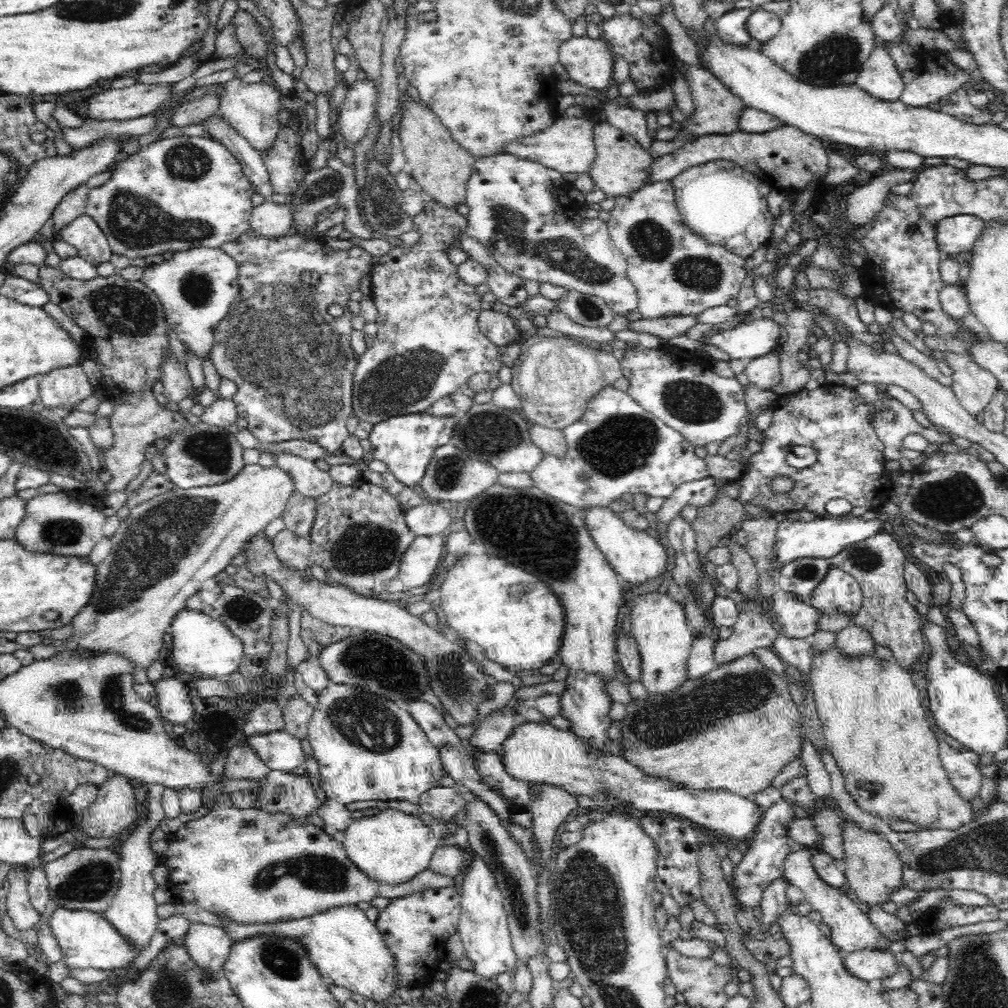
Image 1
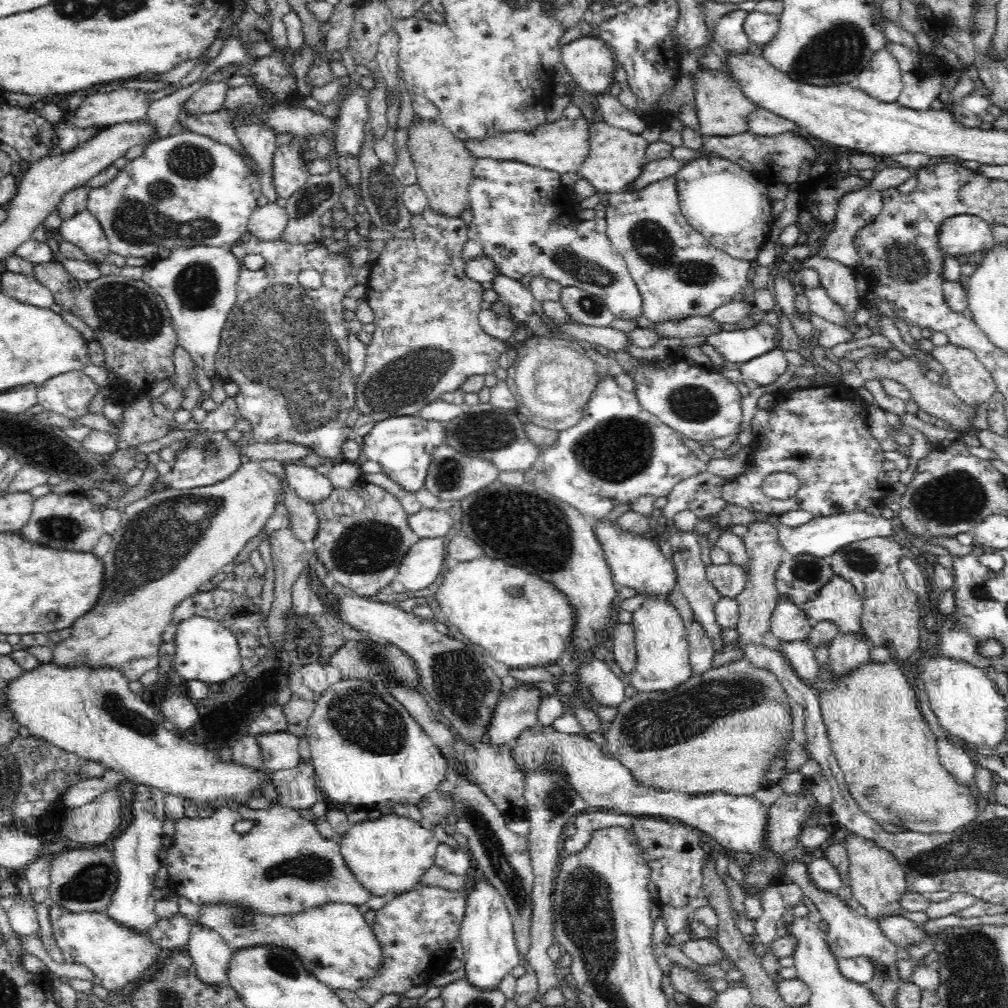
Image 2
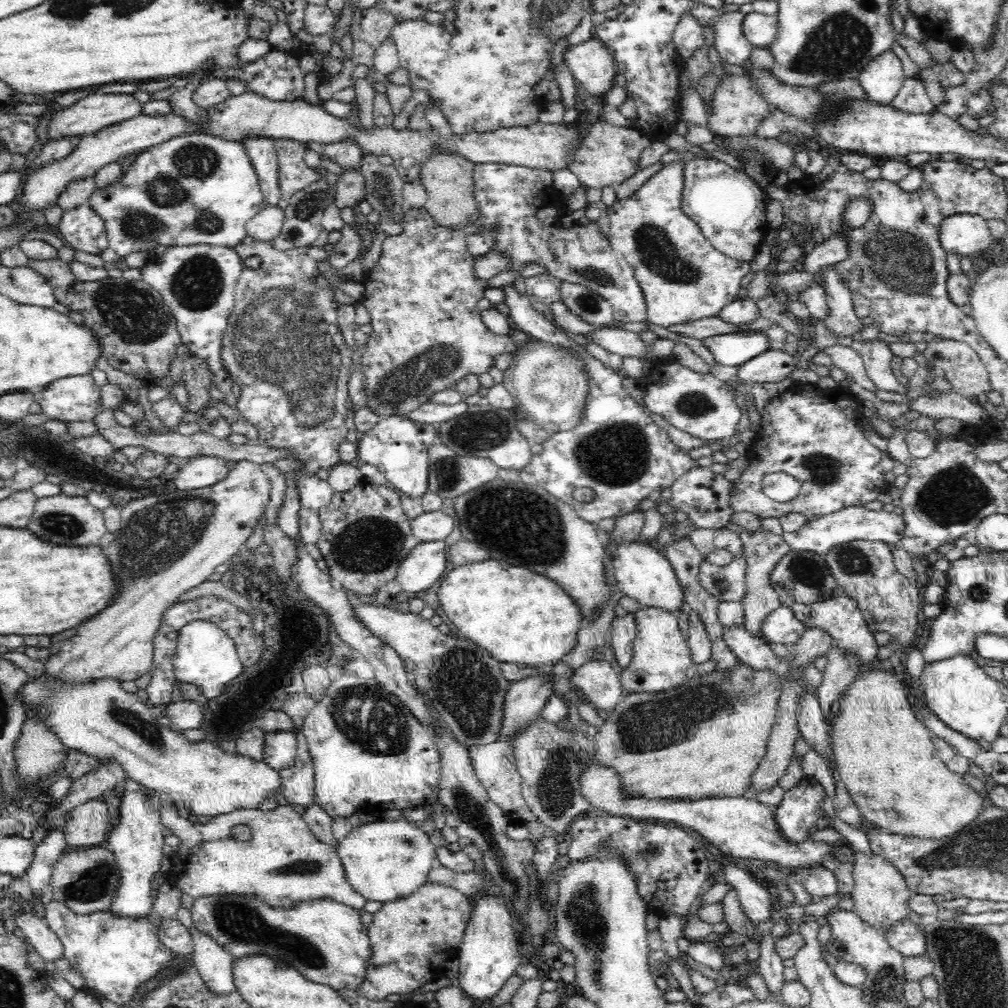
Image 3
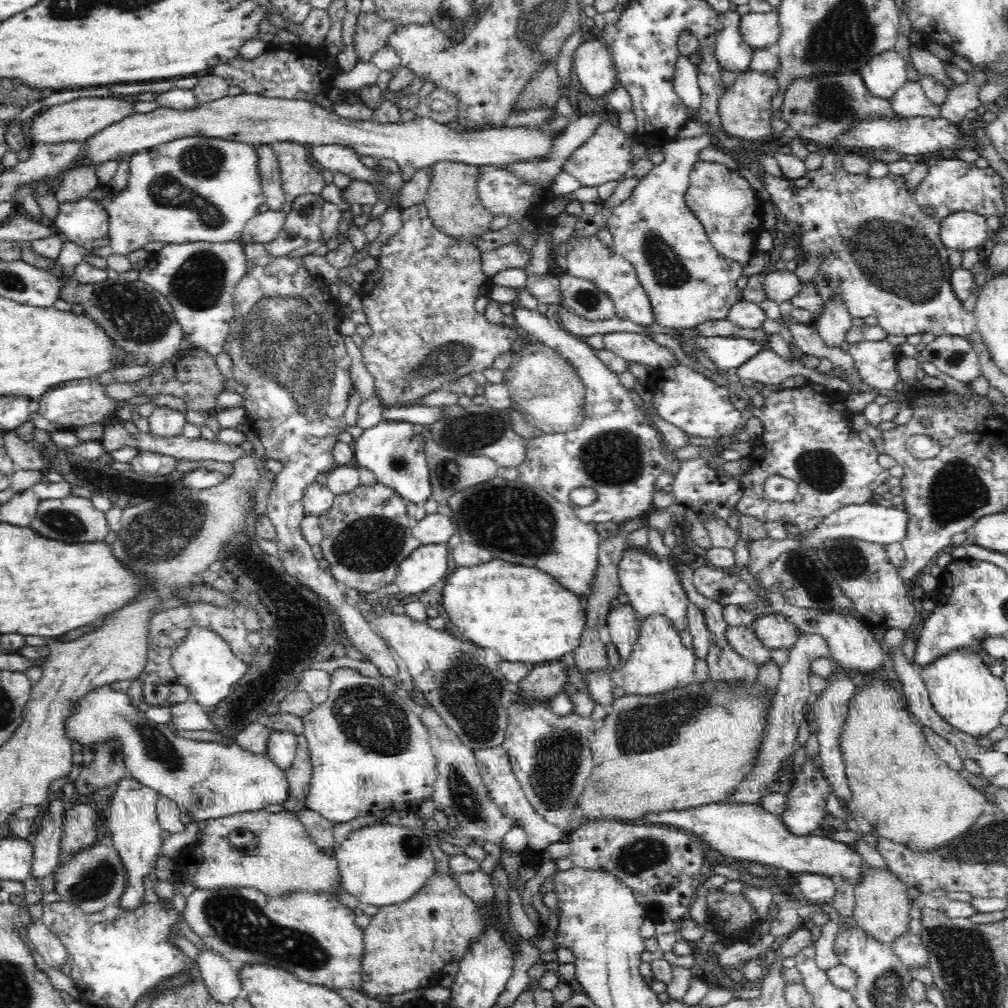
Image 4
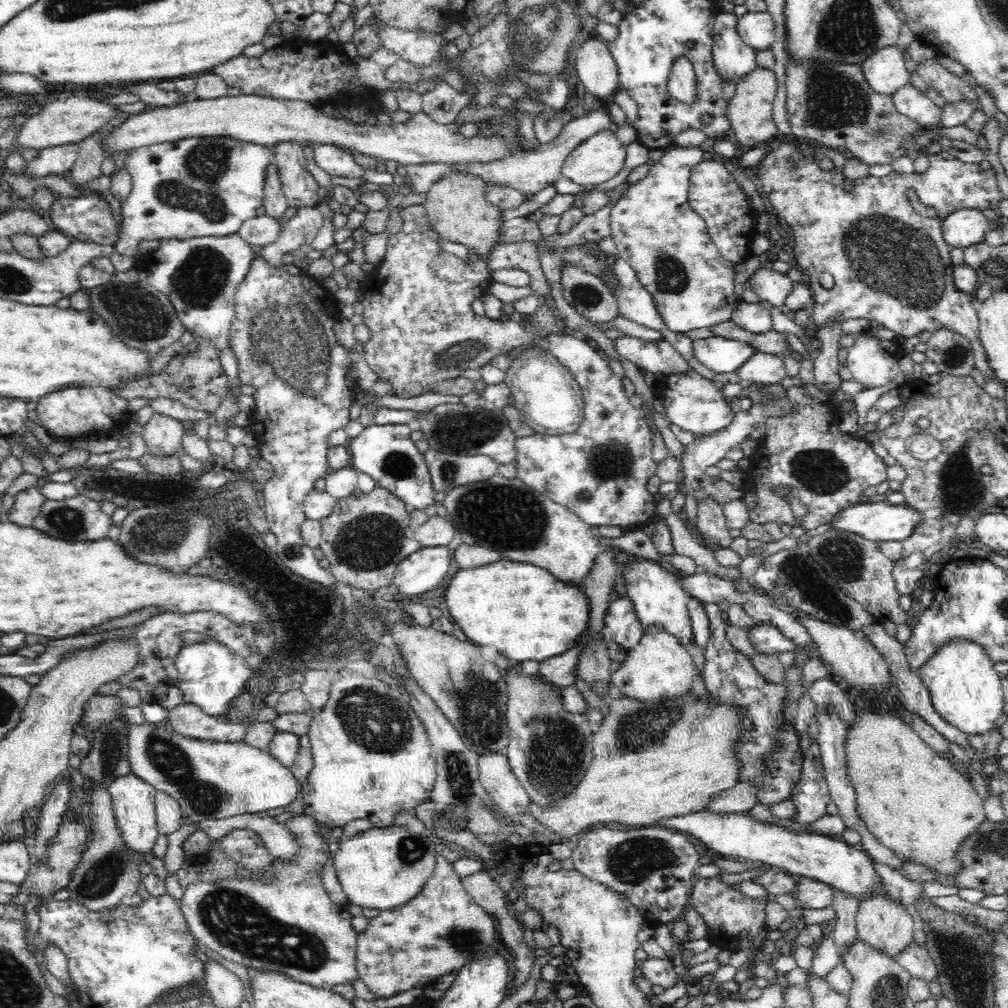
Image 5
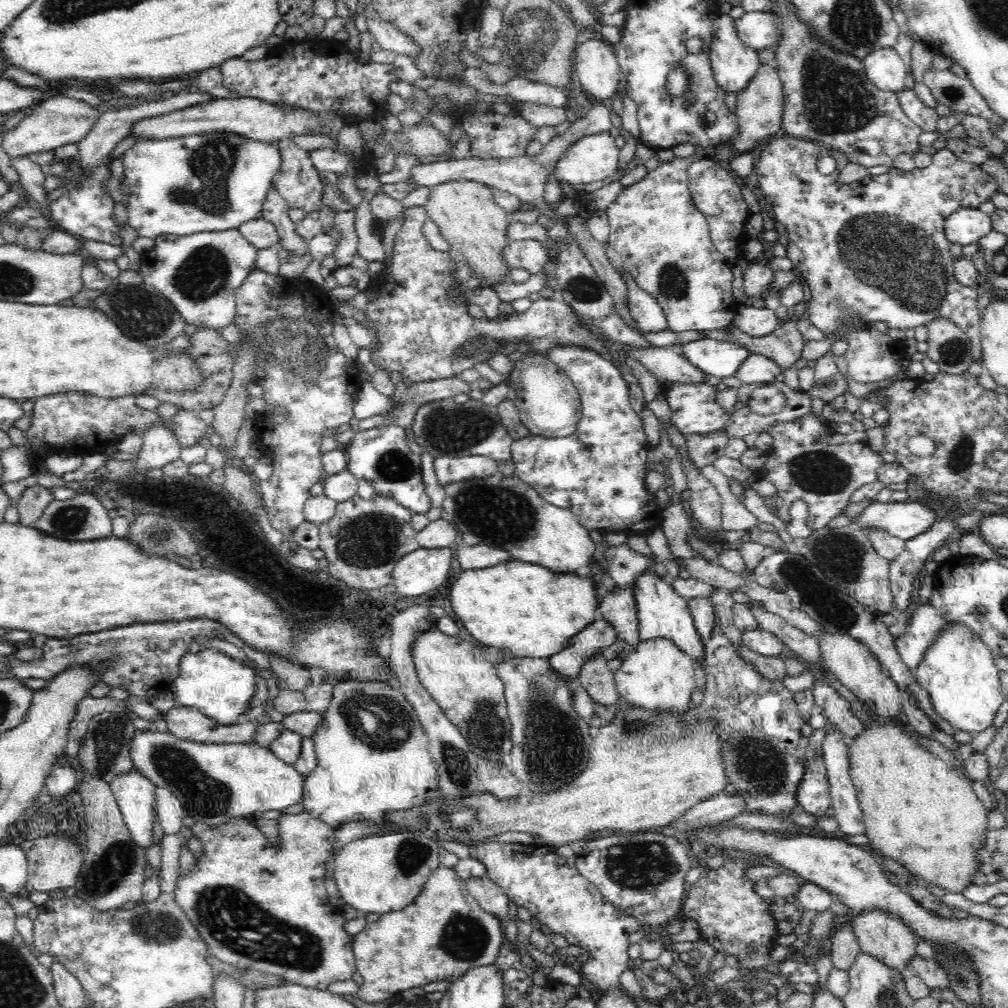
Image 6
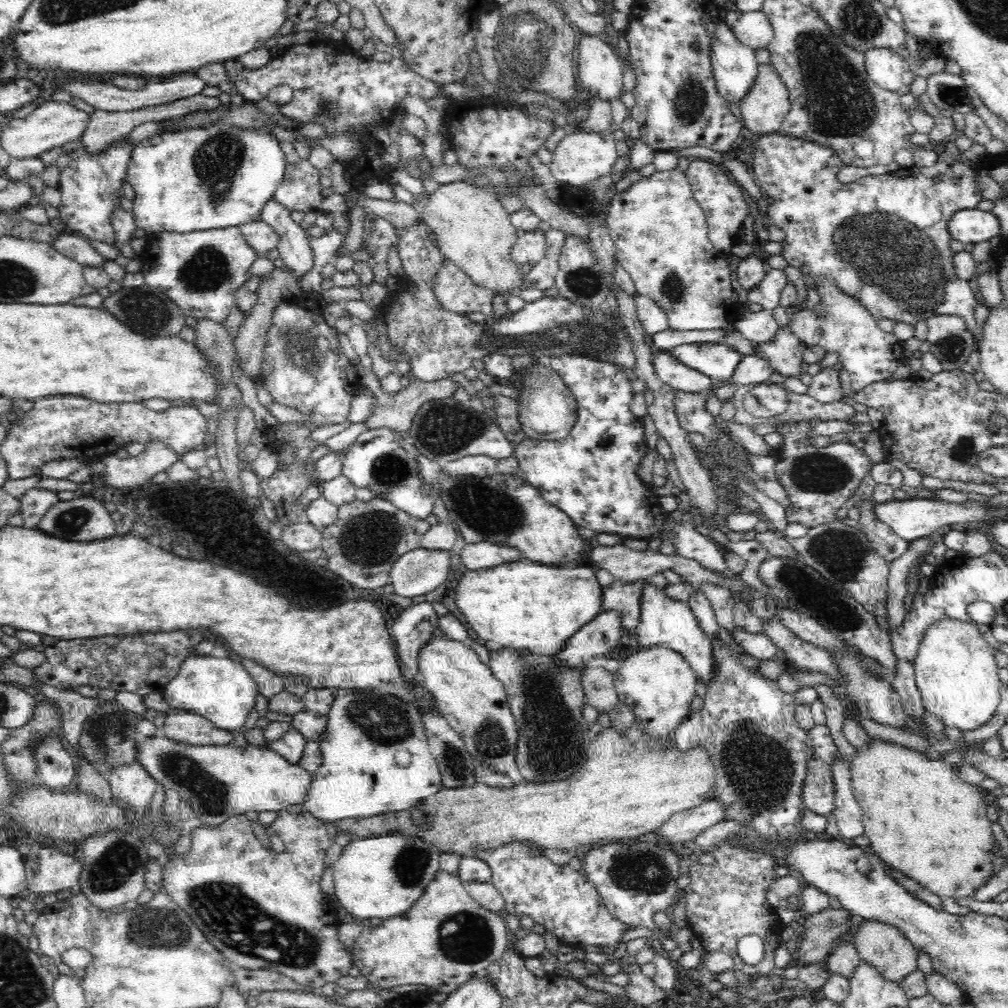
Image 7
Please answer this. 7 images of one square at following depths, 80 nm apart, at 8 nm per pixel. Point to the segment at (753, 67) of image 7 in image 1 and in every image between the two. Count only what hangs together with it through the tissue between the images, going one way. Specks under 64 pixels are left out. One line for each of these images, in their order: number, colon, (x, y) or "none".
1: (731, 27)
2: (729, 32)
3: (733, 47)
4: (733, 54)
5: (734, 60)
6: (734, 64)

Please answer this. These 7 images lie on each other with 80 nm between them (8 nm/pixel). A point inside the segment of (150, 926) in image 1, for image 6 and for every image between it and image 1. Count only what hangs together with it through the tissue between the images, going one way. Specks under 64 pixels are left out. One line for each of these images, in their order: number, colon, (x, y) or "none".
2: (136, 850)
3: (136, 842)
4: (134, 826)
5: (133, 799)
6: (135, 795)

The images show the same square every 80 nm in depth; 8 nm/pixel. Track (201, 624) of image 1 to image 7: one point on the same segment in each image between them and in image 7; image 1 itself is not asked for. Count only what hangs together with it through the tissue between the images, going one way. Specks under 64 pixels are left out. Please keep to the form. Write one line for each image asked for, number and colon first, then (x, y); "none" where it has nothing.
2: (206, 651)
3: (204, 655)
4: (203, 662)
5: (209, 676)
6: (220, 686)
7: (219, 689)

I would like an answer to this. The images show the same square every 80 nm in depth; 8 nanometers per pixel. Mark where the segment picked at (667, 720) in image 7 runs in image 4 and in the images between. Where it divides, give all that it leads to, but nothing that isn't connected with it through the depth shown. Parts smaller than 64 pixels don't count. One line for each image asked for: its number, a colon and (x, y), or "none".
4: (659, 662)
5: (658, 668)
6: (656, 676)

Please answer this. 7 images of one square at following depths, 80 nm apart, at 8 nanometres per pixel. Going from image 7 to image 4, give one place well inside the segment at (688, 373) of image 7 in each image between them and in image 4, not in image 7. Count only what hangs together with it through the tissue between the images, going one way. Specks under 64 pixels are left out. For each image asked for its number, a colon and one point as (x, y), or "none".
4: (632, 347)
5: (660, 358)
6: (667, 364)

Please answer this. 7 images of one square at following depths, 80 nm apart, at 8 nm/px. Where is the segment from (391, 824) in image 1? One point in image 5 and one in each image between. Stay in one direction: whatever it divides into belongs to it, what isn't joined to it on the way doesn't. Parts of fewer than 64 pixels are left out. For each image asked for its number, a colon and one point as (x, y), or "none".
2: (387, 856)
3: (384, 861)
4: (380, 865)
5: (383, 868)

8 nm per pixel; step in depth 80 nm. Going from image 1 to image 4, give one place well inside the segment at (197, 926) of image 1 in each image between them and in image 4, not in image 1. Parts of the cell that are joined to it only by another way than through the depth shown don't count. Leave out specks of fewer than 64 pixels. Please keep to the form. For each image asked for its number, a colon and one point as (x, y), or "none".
2: (211, 955)
3: (214, 964)
4: (223, 982)

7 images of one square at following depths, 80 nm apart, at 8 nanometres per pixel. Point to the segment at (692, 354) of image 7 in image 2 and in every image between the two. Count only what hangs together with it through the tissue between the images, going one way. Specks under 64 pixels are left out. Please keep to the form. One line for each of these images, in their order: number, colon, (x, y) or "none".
2: (739, 346)
3: (729, 349)
4: (727, 353)
5: (719, 354)
6: (721, 359)

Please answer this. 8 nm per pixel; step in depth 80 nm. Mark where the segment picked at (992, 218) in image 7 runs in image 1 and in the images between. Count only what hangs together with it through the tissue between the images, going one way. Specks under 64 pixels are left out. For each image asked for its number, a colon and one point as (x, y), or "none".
1: (954, 235)
2: (964, 234)
3: (964, 234)
4: (964, 230)
5: (965, 227)
6: (965, 226)

